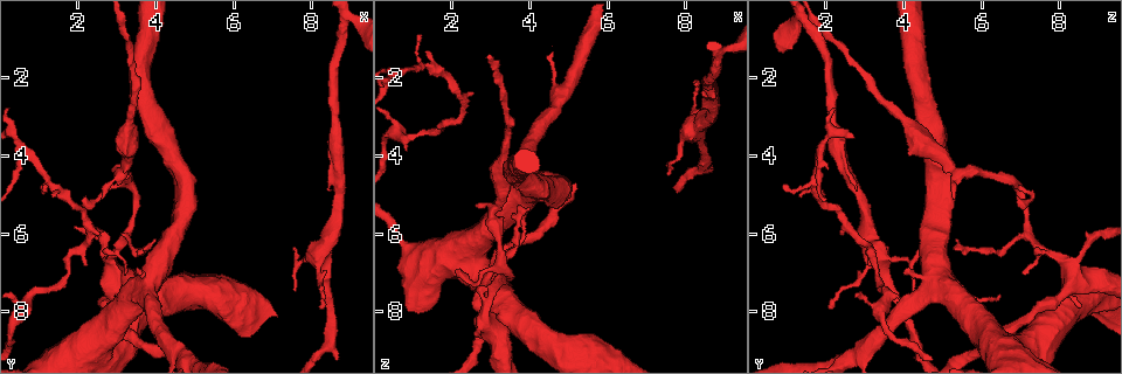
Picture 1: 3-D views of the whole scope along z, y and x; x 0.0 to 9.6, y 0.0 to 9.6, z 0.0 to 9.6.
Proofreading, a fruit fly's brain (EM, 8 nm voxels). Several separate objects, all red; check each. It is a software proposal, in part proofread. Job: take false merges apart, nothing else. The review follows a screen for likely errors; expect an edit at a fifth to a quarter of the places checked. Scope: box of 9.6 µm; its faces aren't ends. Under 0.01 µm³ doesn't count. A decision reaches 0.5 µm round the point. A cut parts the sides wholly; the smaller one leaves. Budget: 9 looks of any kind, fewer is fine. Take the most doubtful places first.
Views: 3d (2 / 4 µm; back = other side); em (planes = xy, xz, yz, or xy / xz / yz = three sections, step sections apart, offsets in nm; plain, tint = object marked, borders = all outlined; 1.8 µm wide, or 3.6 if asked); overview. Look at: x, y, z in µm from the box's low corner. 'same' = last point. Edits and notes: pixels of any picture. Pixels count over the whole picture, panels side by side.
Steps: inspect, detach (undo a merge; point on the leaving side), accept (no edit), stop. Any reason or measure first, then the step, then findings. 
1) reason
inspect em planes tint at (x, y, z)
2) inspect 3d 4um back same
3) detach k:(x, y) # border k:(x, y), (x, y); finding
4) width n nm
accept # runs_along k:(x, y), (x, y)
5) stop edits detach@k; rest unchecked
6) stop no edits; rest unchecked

inspect em 3.6um planes borders at (2.85, 6.95, 8.25)

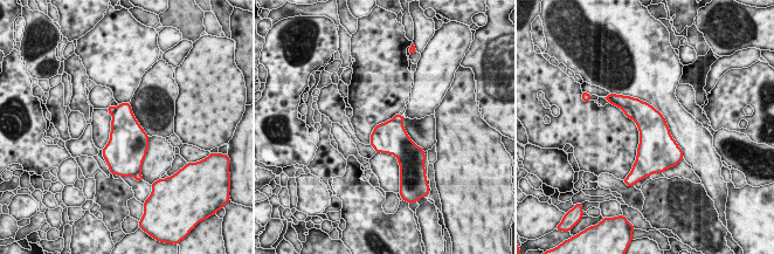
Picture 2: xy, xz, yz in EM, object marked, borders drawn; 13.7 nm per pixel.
detach 2:(644, 115) # a second cell is stuck on

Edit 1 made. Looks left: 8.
inspect overview

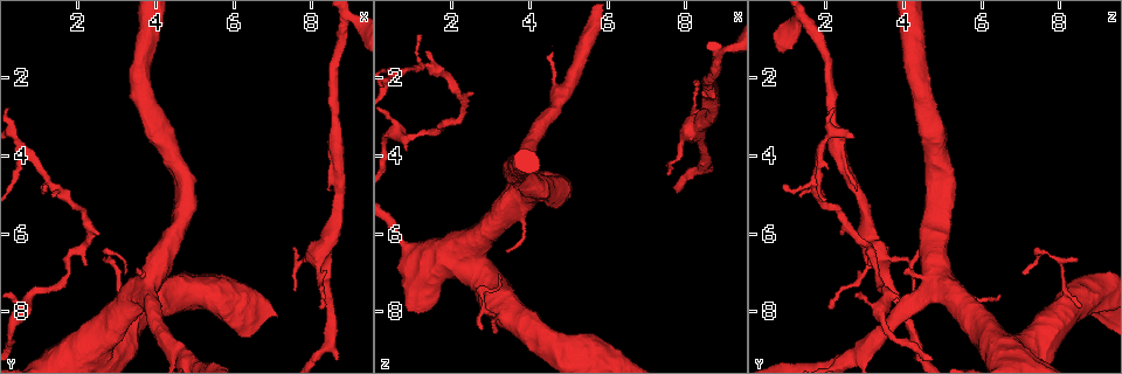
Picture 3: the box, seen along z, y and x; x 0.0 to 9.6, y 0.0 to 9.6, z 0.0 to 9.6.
inspect em 3.6um planes tint at (0.75, 3.95, 1.80)

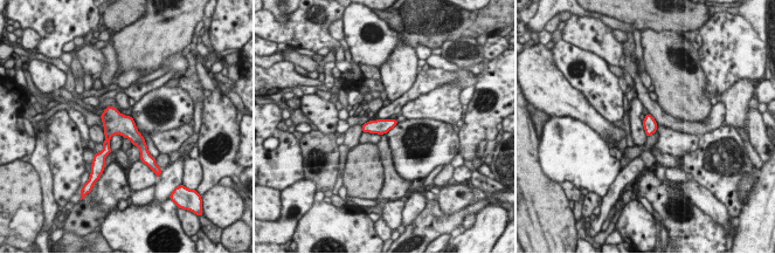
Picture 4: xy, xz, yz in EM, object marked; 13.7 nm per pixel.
width 190 nm
accept # all the same cell

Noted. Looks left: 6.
calibre changes
inspect 3d 4um at (3.75, 7.50, 4.70)

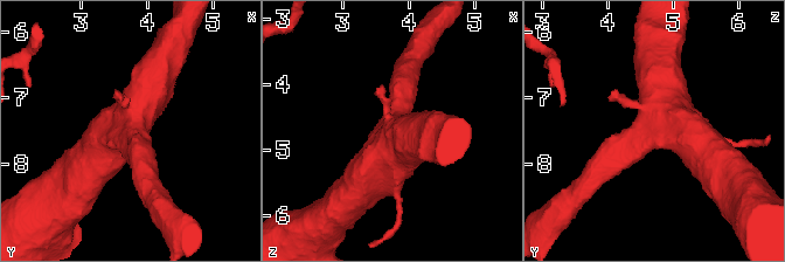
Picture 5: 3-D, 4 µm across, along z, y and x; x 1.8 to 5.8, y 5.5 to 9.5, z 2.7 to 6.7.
inspect em 3.6um planes plain at (3.75, 7.45, 4.60)

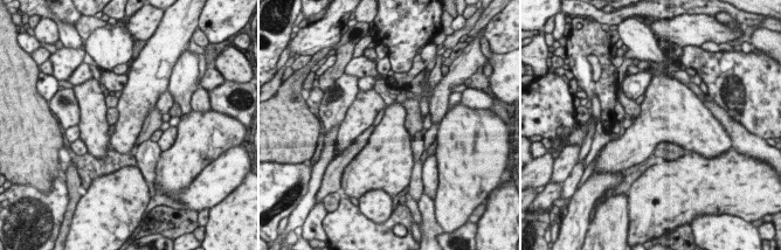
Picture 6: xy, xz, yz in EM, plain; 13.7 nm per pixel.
inspect em 3.6um planes tint same

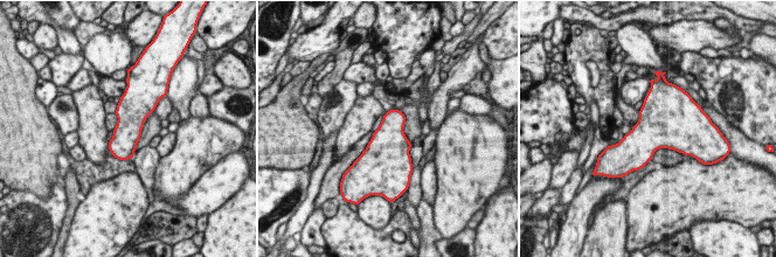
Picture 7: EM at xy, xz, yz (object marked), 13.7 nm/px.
width 380 nm
accept # one cell here

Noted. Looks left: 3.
stop edits detach@2; rest unchecked

